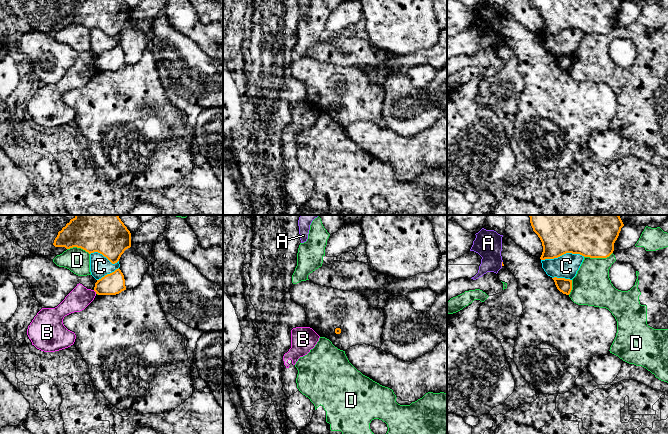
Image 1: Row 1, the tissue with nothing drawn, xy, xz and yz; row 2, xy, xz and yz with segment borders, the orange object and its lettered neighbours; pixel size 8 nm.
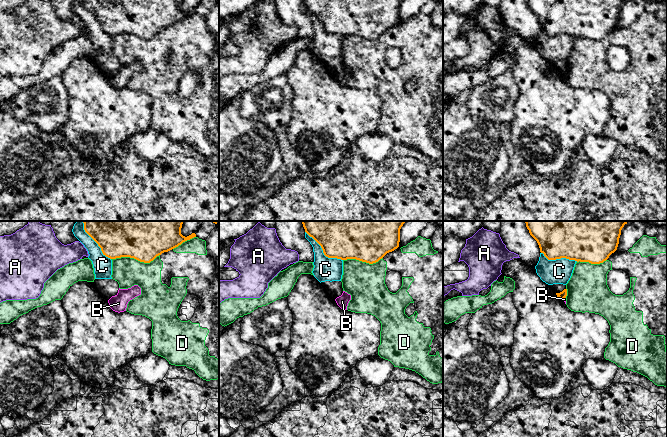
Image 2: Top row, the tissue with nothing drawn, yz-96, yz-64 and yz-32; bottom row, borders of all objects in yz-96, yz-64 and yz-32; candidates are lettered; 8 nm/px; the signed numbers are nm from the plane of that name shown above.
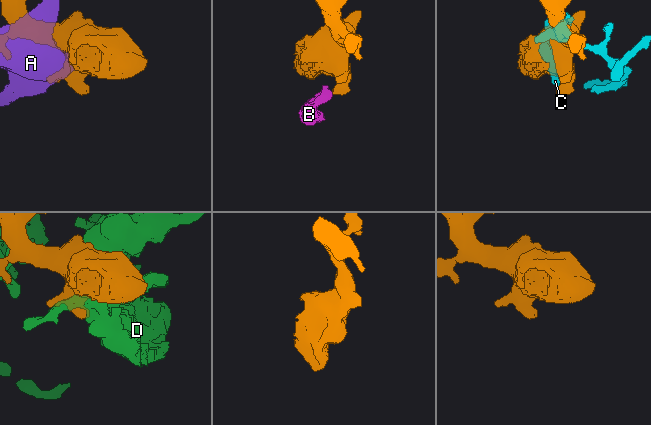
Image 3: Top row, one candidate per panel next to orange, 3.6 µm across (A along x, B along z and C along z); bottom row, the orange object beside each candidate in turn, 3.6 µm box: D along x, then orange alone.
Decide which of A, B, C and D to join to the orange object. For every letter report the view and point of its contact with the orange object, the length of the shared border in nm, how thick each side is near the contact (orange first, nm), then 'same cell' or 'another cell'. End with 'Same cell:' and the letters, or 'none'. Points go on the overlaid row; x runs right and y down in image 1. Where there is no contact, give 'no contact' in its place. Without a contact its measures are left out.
A: yz (502, 263) | 40 nm | 20/220 nm | another cell
B: xy (95, 291) | 40 nm | 180/180 nm | another cell
C: yz (562, 254) | 360 nm | 480/190 nm | another cell
D: yz (598, 257) | 240 nm | 460/320 nm | another cell
Same cell: none

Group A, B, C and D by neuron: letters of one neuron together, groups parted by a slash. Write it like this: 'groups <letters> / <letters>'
groups A / B / C / D

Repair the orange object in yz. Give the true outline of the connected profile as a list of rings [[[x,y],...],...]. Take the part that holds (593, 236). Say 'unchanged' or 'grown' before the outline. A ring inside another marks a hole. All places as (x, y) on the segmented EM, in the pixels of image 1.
unchanged | [[[529,215],[529,217],[533,231],[542,242],[541,260],[558,258],[566,253],[590,258],[607,258],[613,253],[614,243],[624,226],[619,215]]]

